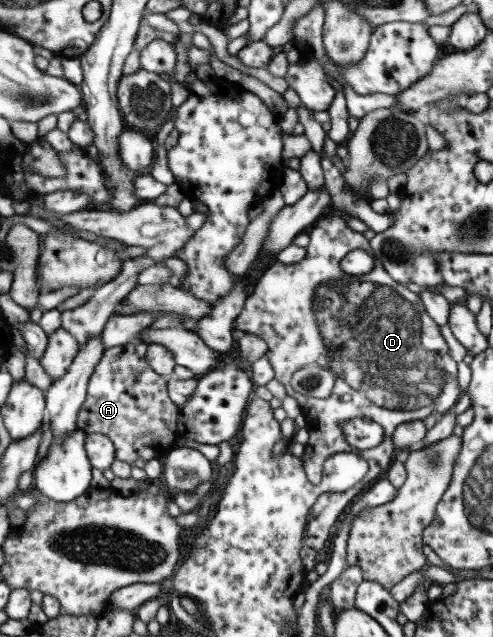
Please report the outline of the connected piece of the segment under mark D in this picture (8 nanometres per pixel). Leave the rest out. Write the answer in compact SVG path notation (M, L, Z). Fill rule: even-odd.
M332 211L327 212L324 219L317 221L309 229L310 242L302 262L288 265L278 262L268 268L254 286L252 294L247 296L233 326L236 330L255 334L266 341L269 346L267 357L275 372L275 379L284 385L286 394L300 404L301 413L306 418L305 427L310 434L300 457L308 480L313 485L320 483L324 460L336 452L354 452L369 464L364 478L352 488L344 492L323 492L311 506L303 538L305 543L300 549L300 560L305 575L315 568L317 551L330 538L332 526L339 522L341 516L350 508L352 498L374 480L383 478L390 463L394 461L394 455L397 453L393 443L395 428L403 422L424 420L432 413L442 415L450 411L464 393L458 384L457 362L447 353L449 348L442 336L441 328L428 316L418 293L410 291L407 285L392 279L377 260L370 274L364 274L360 278L342 274L340 262L351 250L362 249L373 255L369 240L362 232L353 231L348 227L347 217L346 214ZM310 362L317 362L323 367L330 368L335 374L332 392L326 398L304 396L291 386L292 375L298 371L302 372L304 366ZM360 417L374 419L384 429L383 441L376 448L360 450L346 442L343 424Z

